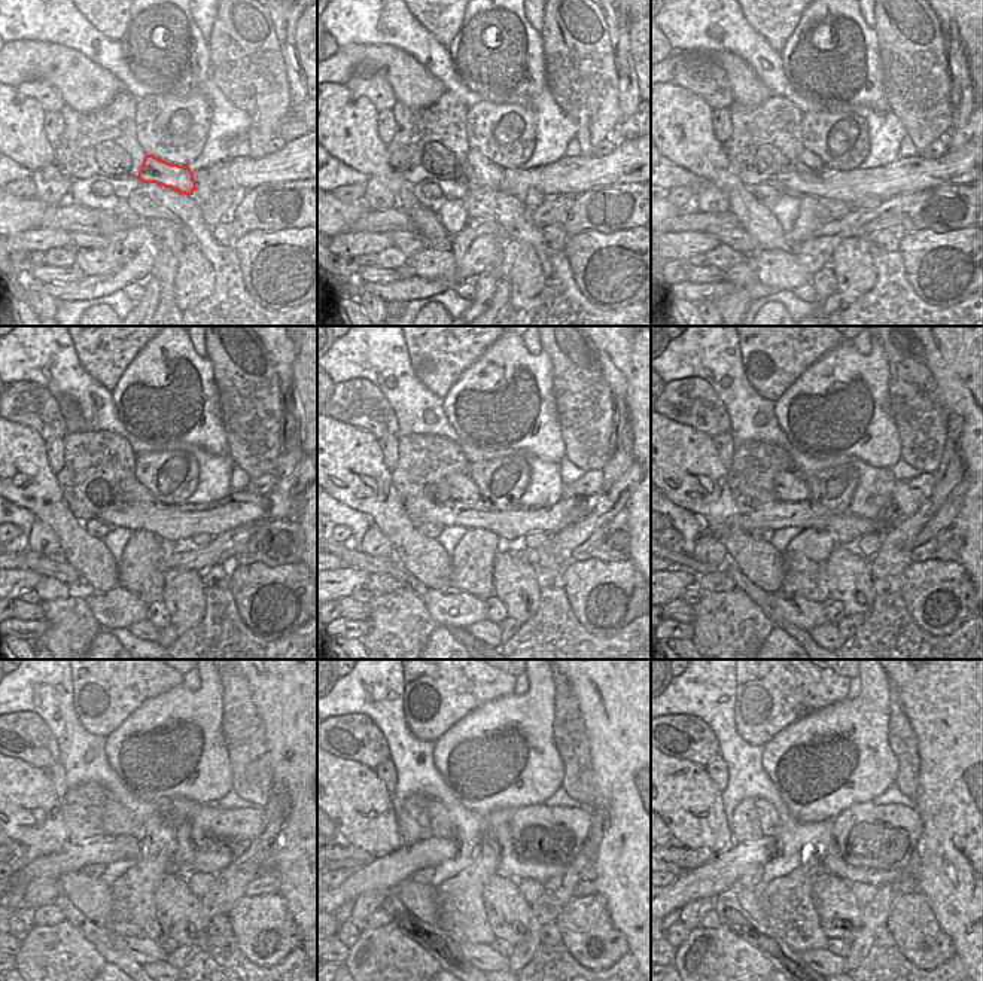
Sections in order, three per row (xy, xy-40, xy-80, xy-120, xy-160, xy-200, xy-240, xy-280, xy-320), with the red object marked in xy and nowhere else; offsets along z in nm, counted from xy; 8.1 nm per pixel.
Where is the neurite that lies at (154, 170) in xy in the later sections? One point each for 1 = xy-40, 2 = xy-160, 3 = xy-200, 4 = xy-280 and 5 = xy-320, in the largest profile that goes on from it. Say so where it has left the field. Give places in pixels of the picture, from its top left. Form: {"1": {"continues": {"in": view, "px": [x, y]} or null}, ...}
{"1": {"continues": {"in": "xy-40", "px": [480, 171]}}, "2": {"continues": {"in": "xy-160", "px": [462, 487]}}, "3": {"continues": {"in": "xy-200", "px": [790, 487]}}, "4": {"continues": {"in": "xy-280", "px": [441, 823]}}, "5": {"continues": {"in": "xy-320", "px": [769, 819]}}}

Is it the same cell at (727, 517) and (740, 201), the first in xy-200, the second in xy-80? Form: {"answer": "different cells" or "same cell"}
{"answer": "same cell"}

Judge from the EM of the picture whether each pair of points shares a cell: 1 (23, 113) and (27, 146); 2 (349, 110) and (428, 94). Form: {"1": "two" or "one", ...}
{"1": "one", "2": "two"}

